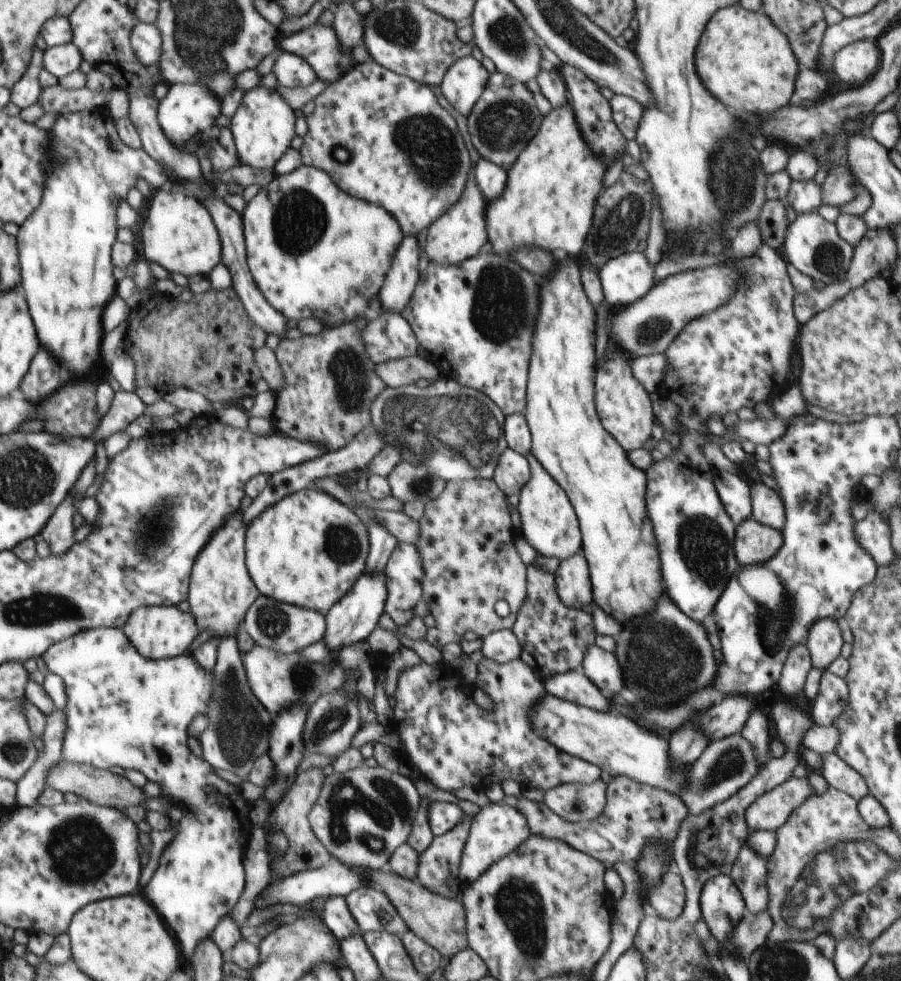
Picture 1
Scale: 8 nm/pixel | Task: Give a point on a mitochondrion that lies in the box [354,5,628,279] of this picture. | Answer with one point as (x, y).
(432, 150)

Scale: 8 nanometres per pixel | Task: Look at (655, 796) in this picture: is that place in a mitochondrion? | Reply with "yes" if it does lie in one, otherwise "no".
no

